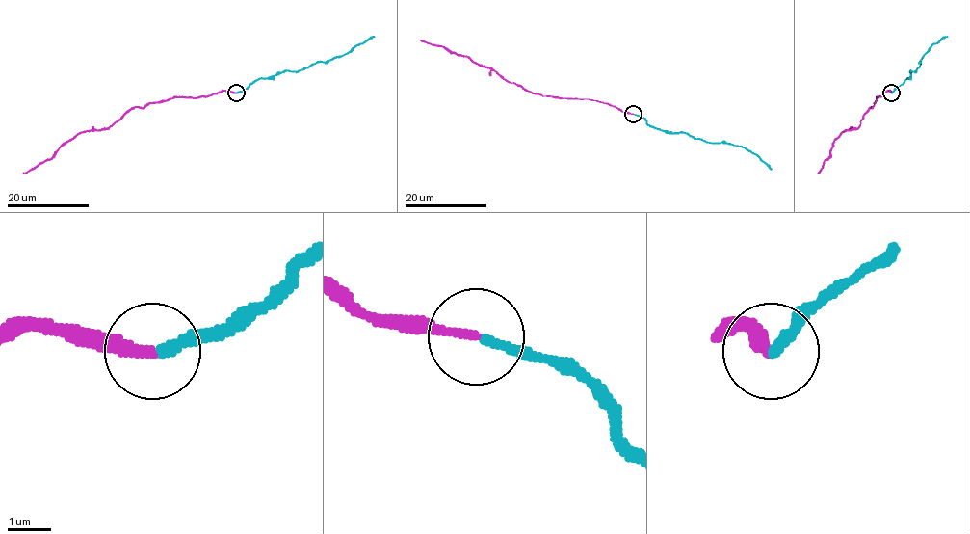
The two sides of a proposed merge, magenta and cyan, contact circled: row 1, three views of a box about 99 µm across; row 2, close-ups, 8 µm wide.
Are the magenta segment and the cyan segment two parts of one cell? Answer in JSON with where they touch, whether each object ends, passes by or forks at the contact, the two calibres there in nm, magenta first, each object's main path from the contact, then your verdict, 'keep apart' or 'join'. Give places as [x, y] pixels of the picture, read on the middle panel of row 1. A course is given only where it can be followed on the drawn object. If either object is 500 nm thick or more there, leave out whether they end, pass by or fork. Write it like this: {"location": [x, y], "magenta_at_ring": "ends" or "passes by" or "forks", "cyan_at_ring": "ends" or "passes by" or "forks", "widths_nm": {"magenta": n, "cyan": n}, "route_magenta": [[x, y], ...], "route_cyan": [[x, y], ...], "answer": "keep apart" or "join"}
{"location": [633, 114], "magenta_at_ring": "ends", "cyan_at_ring": "ends", "widths_nm": {"magenta": 240, "cyan": 240}, "route_magenta": [[633, 114], [595, 100], [533, 93], [467, 57], [420, 40]], "route_cyan": [[633, 114], [657, 129], [744, 147], [772, 169]], "answer": "keep apart"}

